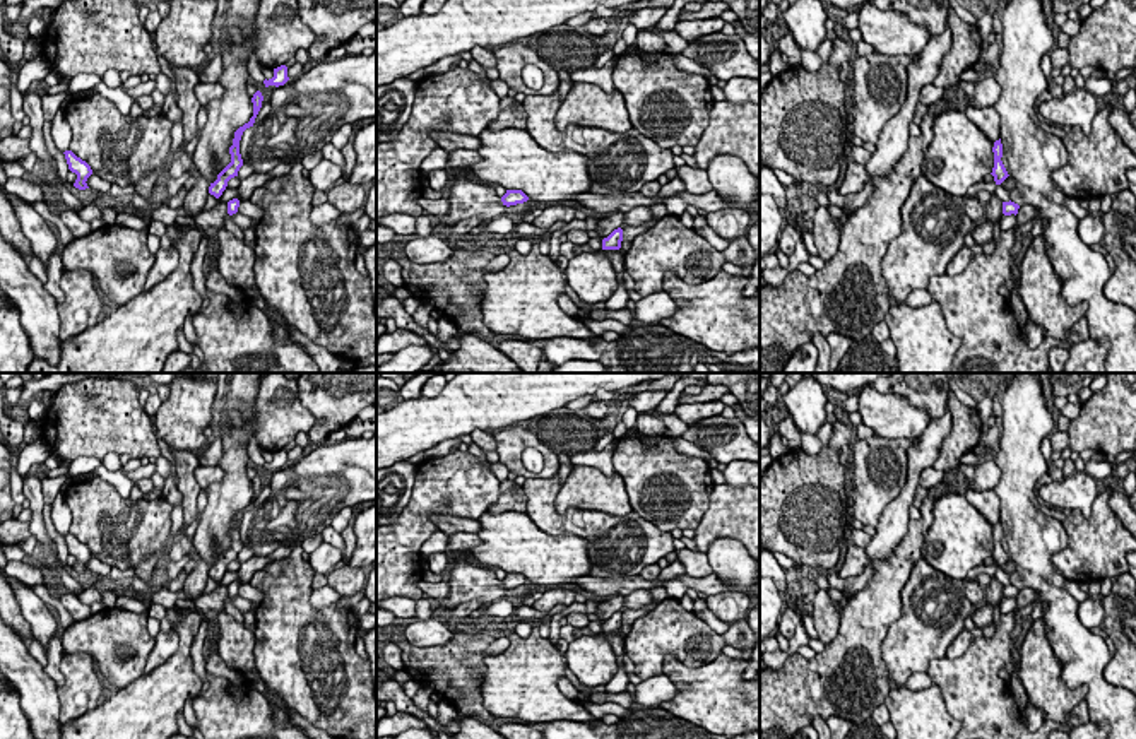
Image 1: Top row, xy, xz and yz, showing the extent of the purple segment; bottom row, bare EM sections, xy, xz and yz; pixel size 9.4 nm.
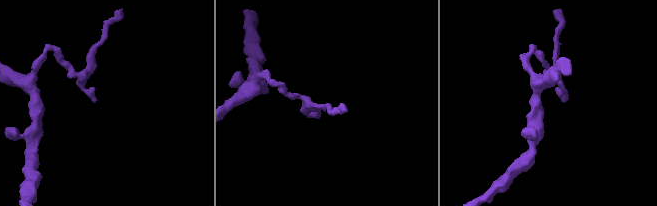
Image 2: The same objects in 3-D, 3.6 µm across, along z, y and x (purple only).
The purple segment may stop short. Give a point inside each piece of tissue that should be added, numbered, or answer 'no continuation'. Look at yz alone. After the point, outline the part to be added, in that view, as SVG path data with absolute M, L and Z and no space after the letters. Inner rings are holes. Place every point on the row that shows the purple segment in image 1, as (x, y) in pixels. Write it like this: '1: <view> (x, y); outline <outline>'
no continuation

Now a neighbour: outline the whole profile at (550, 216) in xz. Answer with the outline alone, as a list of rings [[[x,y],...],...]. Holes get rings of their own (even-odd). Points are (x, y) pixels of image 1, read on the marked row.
[[[556,205],[556,207],[544,209],[539,217],[534,217],[532,226],[551,228],[558,221],[563,221],[568,224],[573,219],[575,219],[575,209],[573,207]]]

